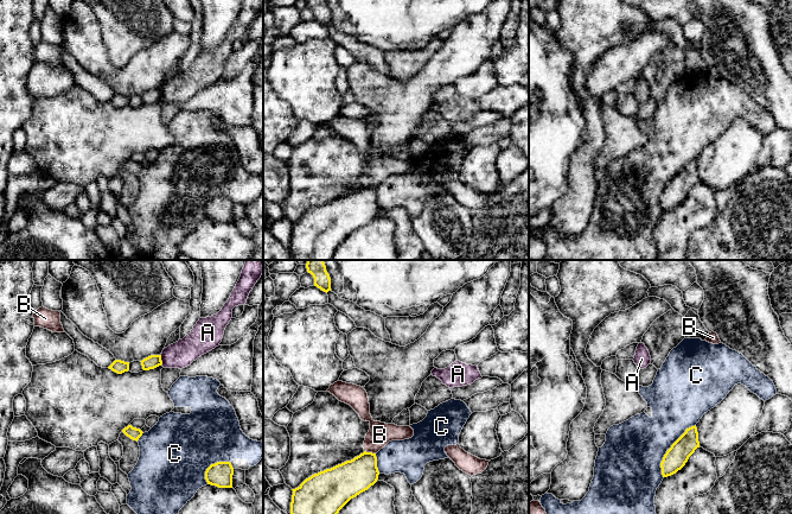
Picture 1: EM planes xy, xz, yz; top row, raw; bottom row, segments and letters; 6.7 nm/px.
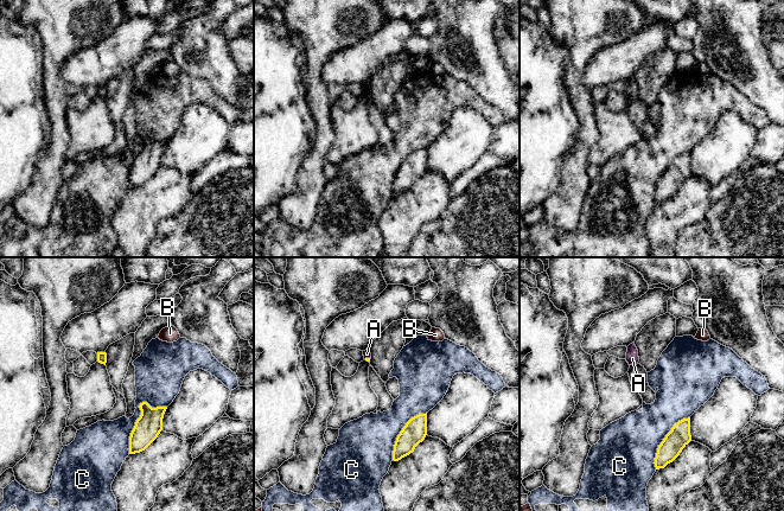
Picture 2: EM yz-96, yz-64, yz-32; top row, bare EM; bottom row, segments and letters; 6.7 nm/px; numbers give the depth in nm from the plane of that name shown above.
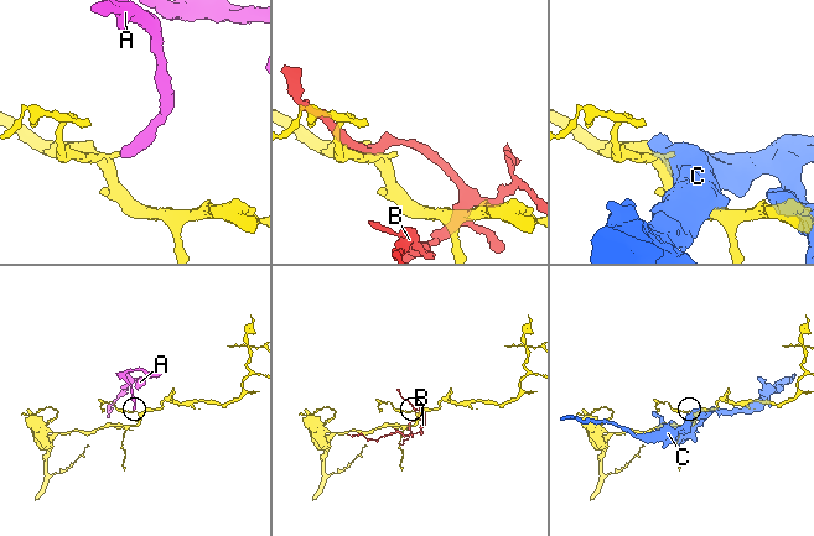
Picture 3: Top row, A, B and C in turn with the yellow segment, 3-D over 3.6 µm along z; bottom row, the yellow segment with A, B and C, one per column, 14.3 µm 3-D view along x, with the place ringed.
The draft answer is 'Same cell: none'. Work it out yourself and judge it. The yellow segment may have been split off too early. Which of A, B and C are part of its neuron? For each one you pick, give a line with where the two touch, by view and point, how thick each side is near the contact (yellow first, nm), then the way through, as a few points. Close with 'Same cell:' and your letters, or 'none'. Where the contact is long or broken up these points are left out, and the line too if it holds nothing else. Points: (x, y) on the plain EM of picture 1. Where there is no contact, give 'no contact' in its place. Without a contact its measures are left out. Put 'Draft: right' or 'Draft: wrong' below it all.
Same cell: none
Draft: right

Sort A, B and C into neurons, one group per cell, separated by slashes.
A / B / C

